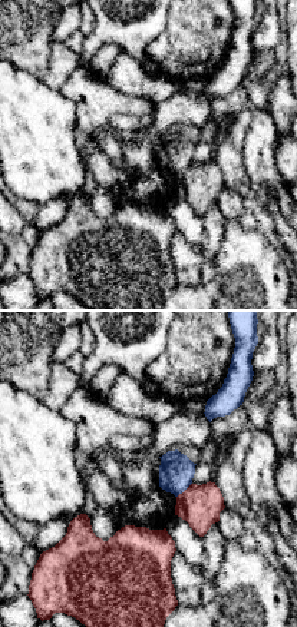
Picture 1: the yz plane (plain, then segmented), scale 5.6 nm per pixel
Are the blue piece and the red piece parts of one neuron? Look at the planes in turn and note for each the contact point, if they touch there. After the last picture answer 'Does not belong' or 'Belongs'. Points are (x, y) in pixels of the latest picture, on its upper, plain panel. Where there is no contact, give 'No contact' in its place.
Touches blue at (184, 169)

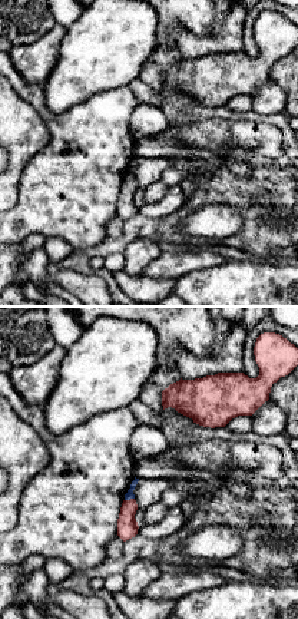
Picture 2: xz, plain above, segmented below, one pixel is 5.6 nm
Touches blue at (129, 178)

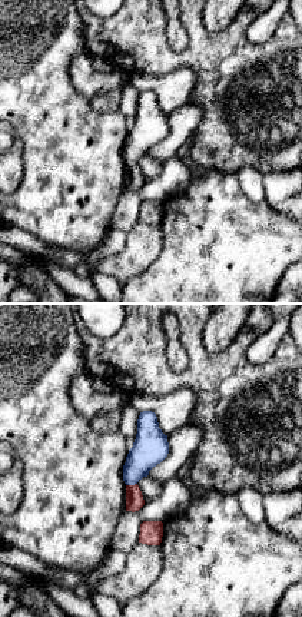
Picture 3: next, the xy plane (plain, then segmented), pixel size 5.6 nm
Touches blue at (130, 163)

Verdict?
Does not belong

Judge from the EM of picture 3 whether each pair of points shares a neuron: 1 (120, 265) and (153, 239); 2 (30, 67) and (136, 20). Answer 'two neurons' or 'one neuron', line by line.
1: one neuron
2: two neurons

